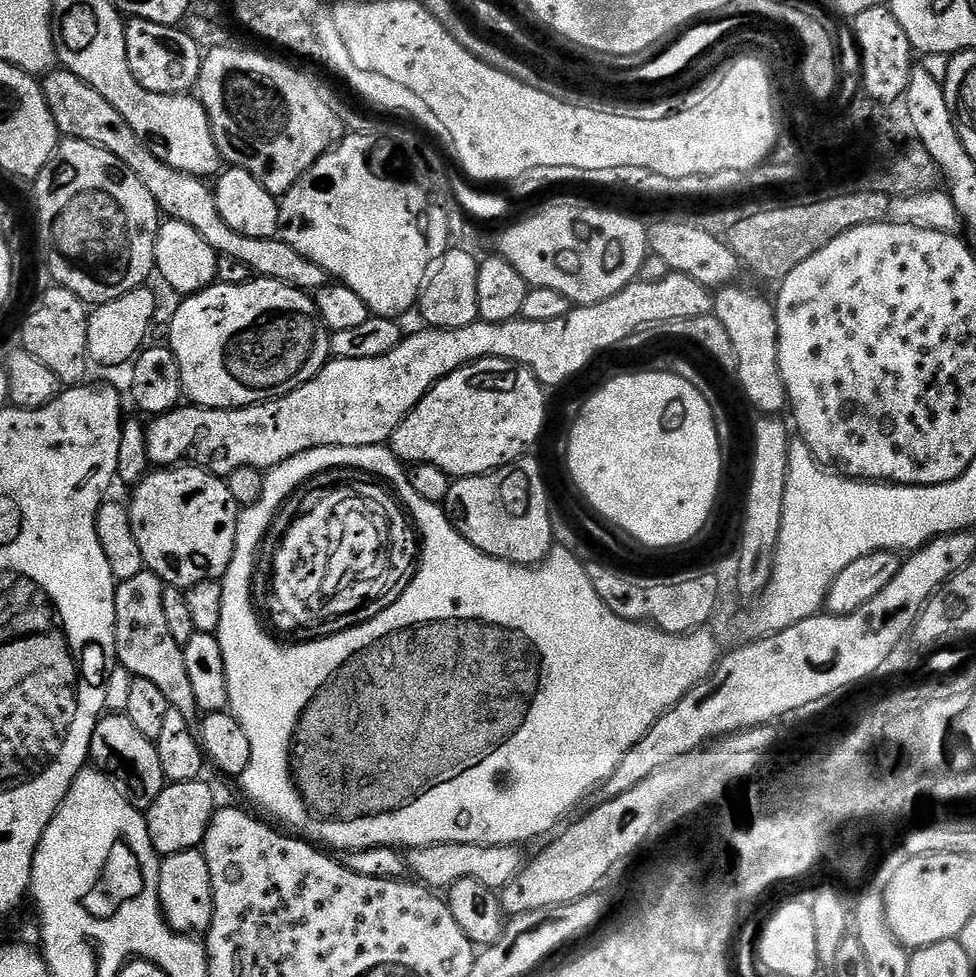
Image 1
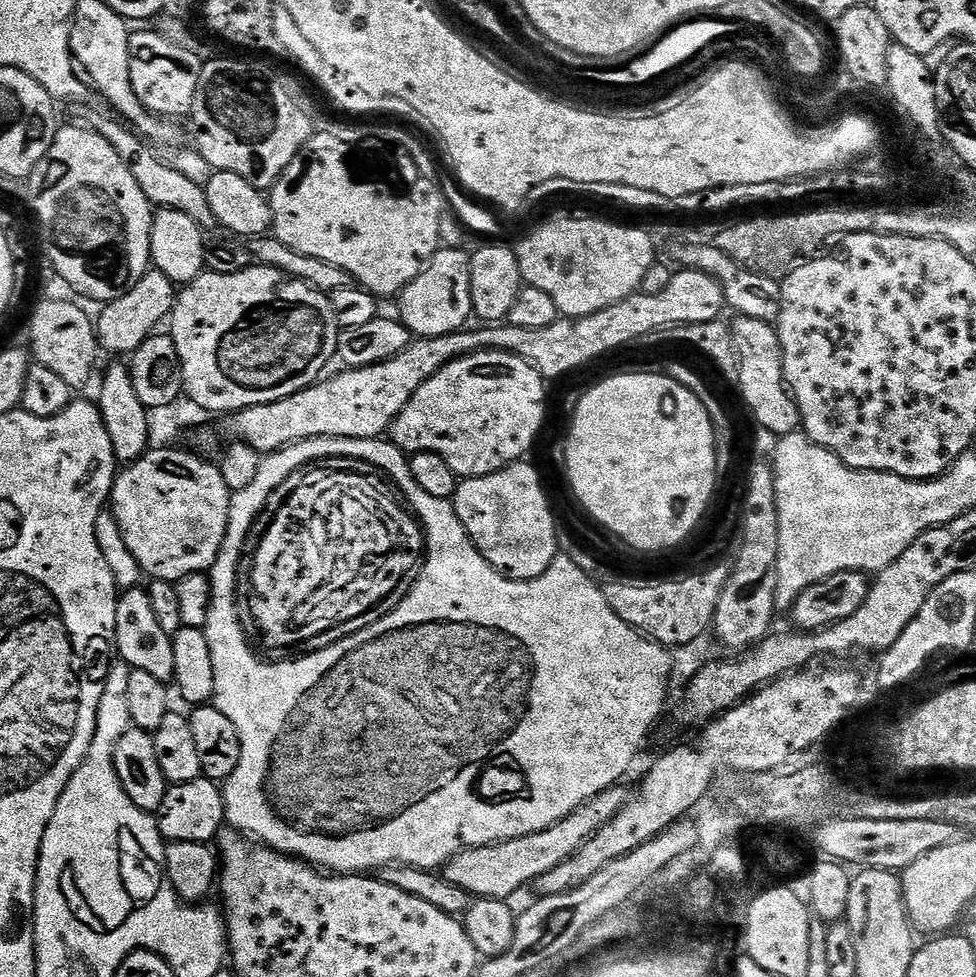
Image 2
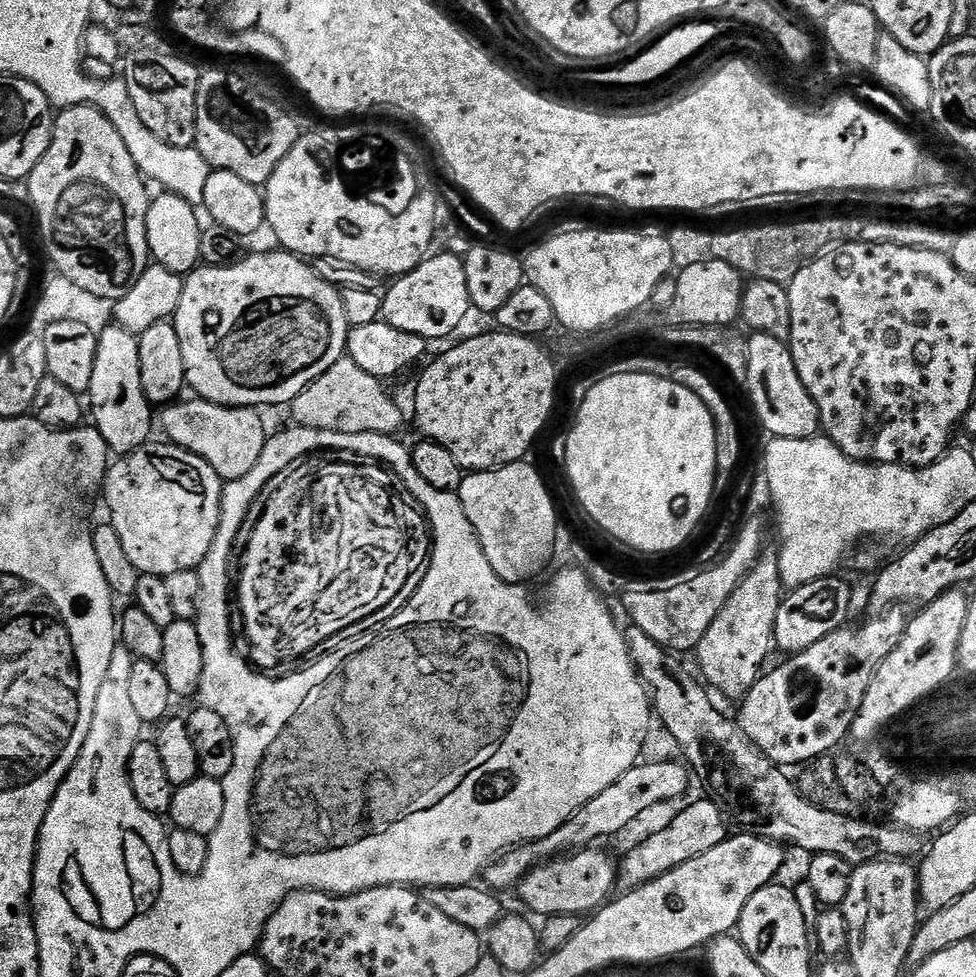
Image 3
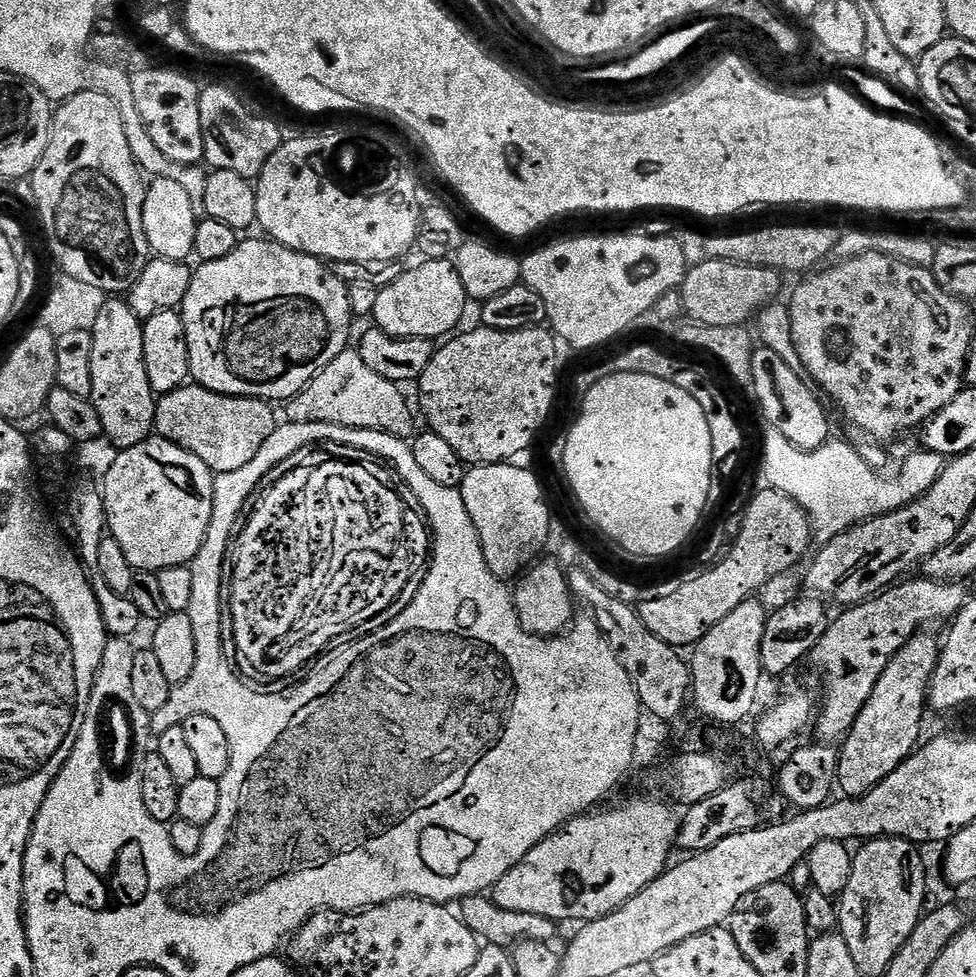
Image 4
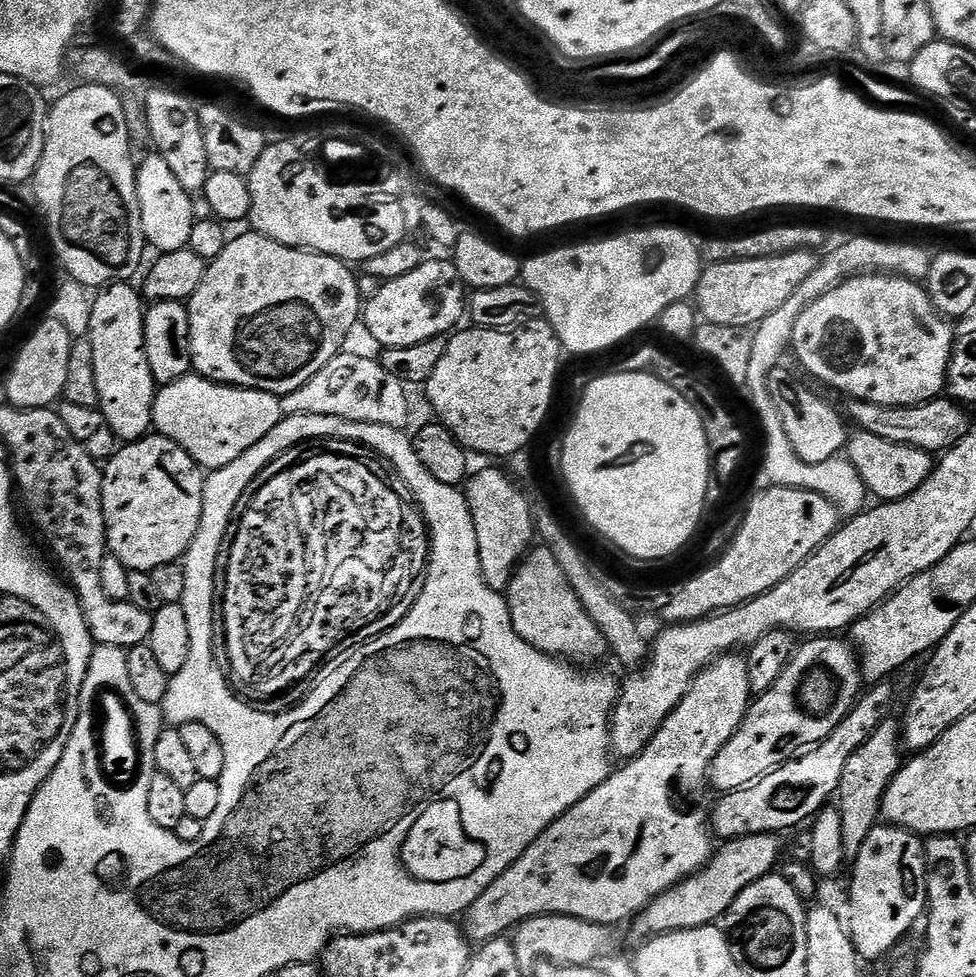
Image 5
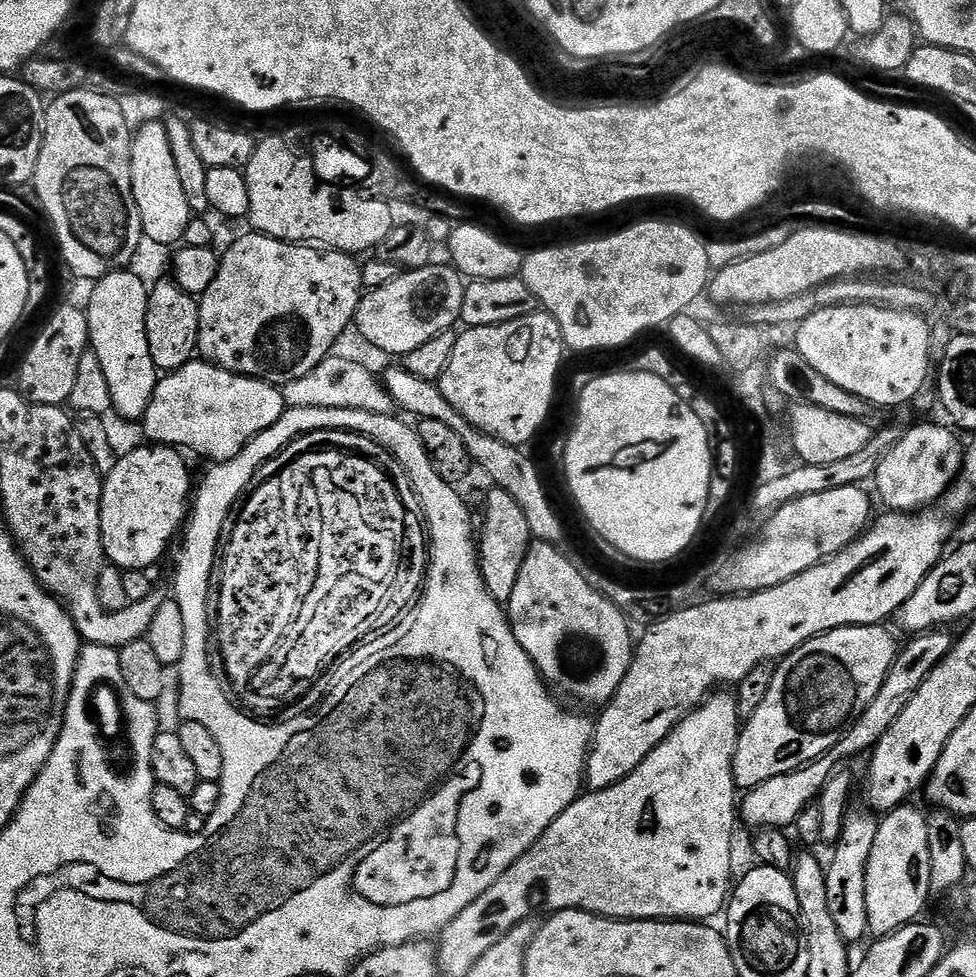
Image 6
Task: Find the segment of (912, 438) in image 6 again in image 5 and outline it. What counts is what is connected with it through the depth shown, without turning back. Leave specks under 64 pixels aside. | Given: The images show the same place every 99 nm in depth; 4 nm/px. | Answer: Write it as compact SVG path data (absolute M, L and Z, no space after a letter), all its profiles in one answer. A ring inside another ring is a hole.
M859 430L849 435L846 445L846 458L858 470L864 487L880 502L906 498L926 482L934 467L933 453L906 446L898 442L890 442L887 438L877 438L874 434L866 434Z

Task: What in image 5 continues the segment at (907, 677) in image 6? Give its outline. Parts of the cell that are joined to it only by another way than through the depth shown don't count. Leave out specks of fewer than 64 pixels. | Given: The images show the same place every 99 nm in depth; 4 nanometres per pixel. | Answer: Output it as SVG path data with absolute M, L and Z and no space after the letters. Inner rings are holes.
M891 683L873 684L861 695L852 712L834 726L822 743L794 760L787 760L761 780L746 788L725 792L710 808L710 831L717 841L740 840L743 836L784 834L787 828L799 829L803 820L811 821L835 797L842 782L842 770L850 754L870 738L873 730L889 715ZM869 691L869 692L868 692ZM829 799L829 800L828 800ZM828 800L828 801L827 801Z

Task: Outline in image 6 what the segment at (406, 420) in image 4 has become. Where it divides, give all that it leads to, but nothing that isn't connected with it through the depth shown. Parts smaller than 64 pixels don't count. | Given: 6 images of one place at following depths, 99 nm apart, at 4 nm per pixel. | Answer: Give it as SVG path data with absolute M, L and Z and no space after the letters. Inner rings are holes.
M333 355L324 359L310 375L284 384L281 392L285 405L290 408L322 406L323 408L368 410L371 413L384 415L391 415L396 408L389 392L385 390L377 375L355 363Z

